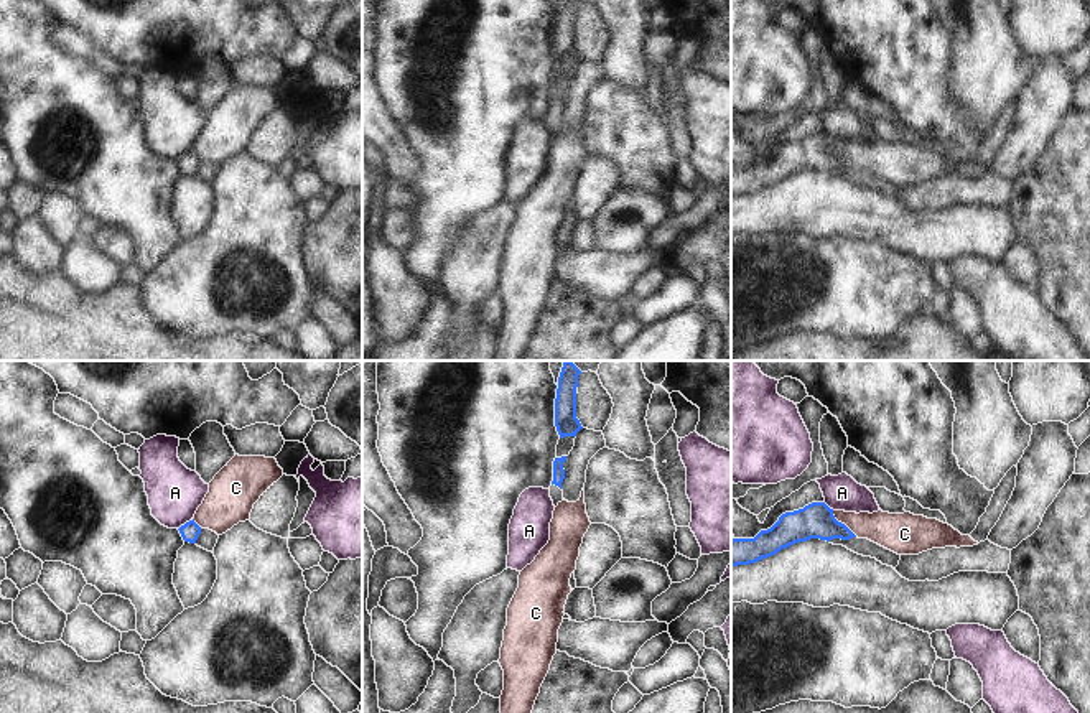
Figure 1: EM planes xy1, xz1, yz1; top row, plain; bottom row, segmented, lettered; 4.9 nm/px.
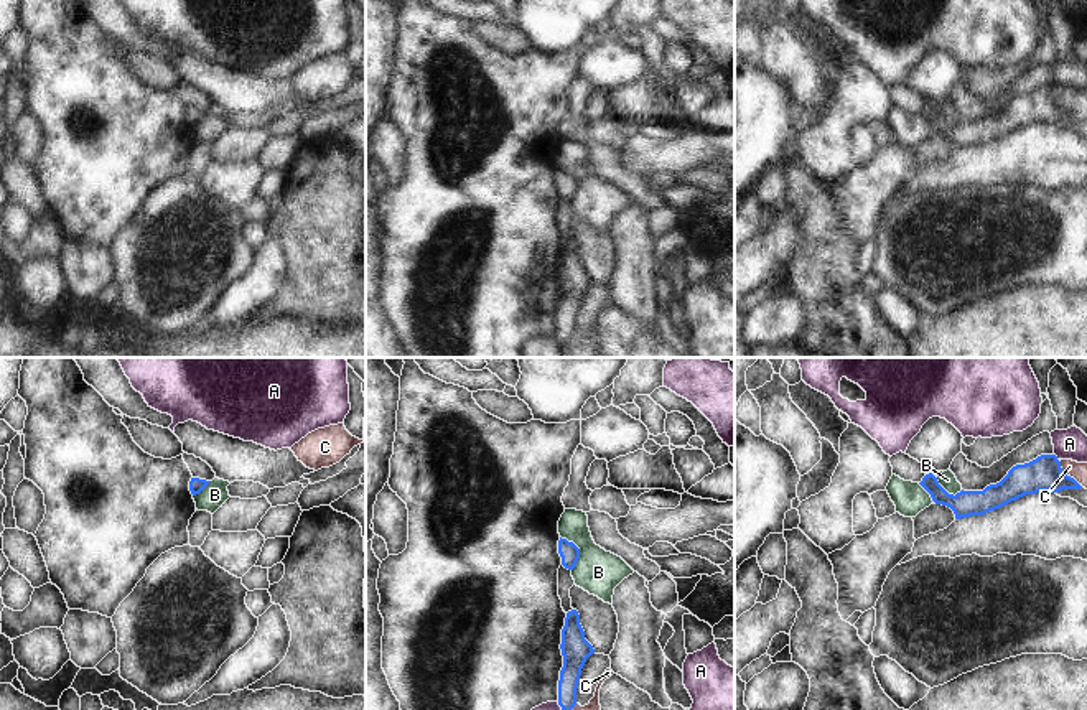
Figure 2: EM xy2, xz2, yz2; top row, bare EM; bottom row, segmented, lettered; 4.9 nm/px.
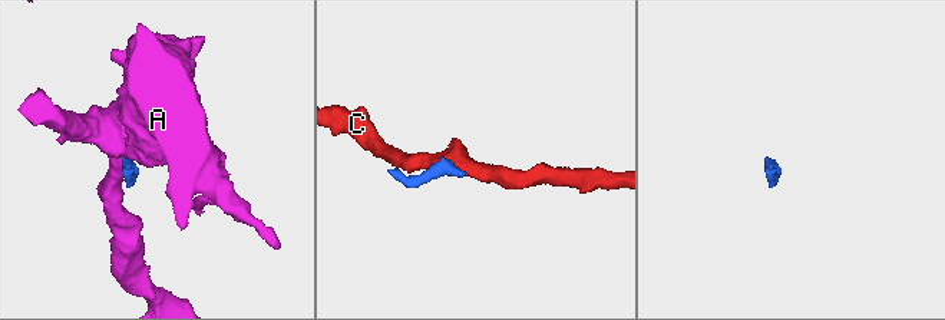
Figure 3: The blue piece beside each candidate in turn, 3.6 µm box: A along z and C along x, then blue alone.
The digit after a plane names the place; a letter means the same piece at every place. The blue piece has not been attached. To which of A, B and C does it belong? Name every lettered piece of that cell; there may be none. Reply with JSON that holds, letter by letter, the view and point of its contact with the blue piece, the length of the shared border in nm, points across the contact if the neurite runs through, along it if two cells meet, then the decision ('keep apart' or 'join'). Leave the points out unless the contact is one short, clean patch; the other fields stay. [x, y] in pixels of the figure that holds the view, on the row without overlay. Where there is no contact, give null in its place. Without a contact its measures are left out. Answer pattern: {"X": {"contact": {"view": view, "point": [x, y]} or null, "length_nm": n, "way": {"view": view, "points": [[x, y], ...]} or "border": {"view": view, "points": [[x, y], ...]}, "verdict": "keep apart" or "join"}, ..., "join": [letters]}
{"A": {"contact": {"view": "xy1", "point": [186, 153]}, "length_nm": 90, "border": {"view": "xy1", "points": [[193, 150], [178, 160]]}, "verdict": "keep apart"}, "B": {"contact": {"view": "xz2", "point": [578, 182]}, "length_nm": 190, "border": {"view": "xz2", "points": [[560, 167], [578, 180], [578, 191], [572, 201]]}, "verdict": "keep apart"}, "C": {"contact": {"view": "yz2", "point": [1066, 106]}, "length_nm": 180, "border": {"view": "yz2", "points": [[1058, 91], [1063, 102], [1082, 117]]}, "verdict": "keep apart"}, "join": []}

